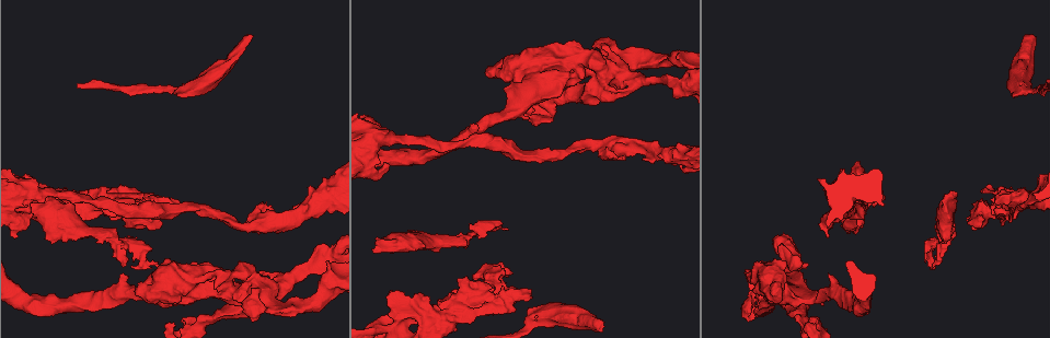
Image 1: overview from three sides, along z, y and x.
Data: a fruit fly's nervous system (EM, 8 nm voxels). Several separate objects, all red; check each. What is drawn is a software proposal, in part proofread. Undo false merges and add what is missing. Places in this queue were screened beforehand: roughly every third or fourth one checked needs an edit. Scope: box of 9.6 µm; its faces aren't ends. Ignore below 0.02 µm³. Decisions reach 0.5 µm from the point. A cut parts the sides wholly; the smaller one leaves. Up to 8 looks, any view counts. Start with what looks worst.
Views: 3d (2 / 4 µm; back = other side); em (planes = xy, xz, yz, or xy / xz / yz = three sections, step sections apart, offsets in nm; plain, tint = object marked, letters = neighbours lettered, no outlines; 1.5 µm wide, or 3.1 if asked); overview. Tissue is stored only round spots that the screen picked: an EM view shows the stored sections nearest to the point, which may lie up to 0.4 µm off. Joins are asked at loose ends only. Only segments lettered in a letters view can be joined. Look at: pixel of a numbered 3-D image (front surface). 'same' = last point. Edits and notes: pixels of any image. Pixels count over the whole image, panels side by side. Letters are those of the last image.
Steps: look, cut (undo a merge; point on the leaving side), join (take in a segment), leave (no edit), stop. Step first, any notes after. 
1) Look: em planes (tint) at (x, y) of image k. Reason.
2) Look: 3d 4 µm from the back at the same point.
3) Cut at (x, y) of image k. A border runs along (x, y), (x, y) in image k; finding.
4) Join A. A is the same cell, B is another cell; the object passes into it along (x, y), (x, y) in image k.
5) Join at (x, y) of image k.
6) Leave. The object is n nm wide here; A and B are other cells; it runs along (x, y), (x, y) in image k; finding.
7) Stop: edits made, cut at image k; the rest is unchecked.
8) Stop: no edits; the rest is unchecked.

Look: 3d 2 µm at (513, 273) of image 1. Stops while still wide.

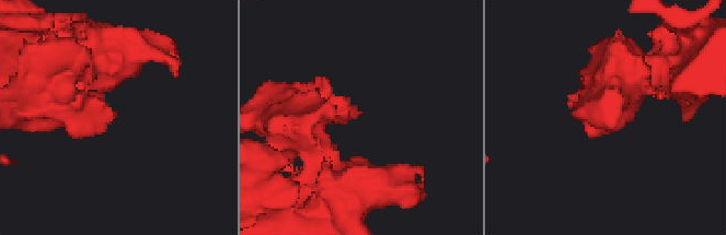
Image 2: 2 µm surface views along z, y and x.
Look: em xy step 4 (letters) at (358, 116) of image 2. Shape alone is not enough.

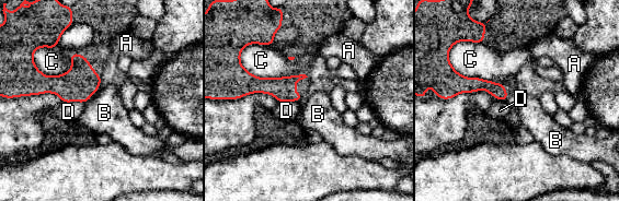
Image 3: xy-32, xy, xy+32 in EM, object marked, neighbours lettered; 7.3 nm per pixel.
Leave. A, B, C and D are other cells; a border runs along (92, 93), (84, 103) in image 3; no lettered segment goes on from it.

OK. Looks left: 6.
Look: 3d 4 µm at (373, 249) of image 1. An open end.

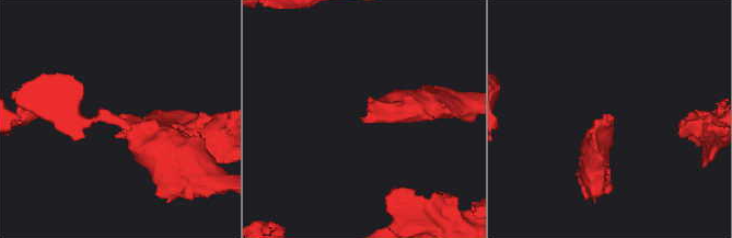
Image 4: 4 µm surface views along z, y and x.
Look: em xy step 8 (letters) at (609, 119) of image 4. Now the EM.

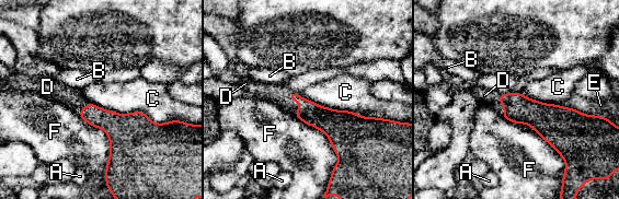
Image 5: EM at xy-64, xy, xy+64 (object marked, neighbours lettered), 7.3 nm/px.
Join D. The longest contact is with C, 650 nm; D is the same cell, A, B, C, E and F are other cells; it goes on there.

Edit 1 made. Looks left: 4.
Look: em planes (tint) at (123, 274) of image 1. An open end.

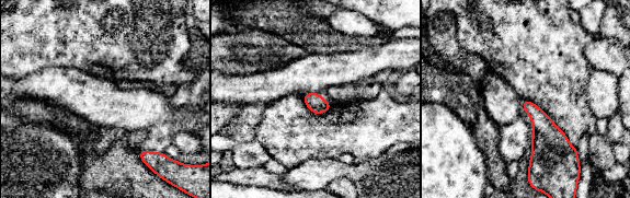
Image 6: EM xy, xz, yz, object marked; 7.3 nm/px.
Look: em planes (letters) at the same point. See the neighbours.

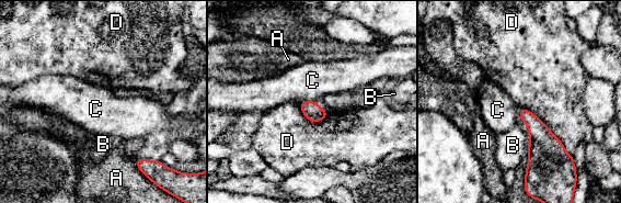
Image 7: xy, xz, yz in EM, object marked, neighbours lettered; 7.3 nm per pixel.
Leave. A, B, C and D are other cells; a border runs along (519, 108), (530, 110), (572, 156) in image 7; none of them fits.

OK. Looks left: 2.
Stop: edits made, join at image 5; the rest is unchecked.

